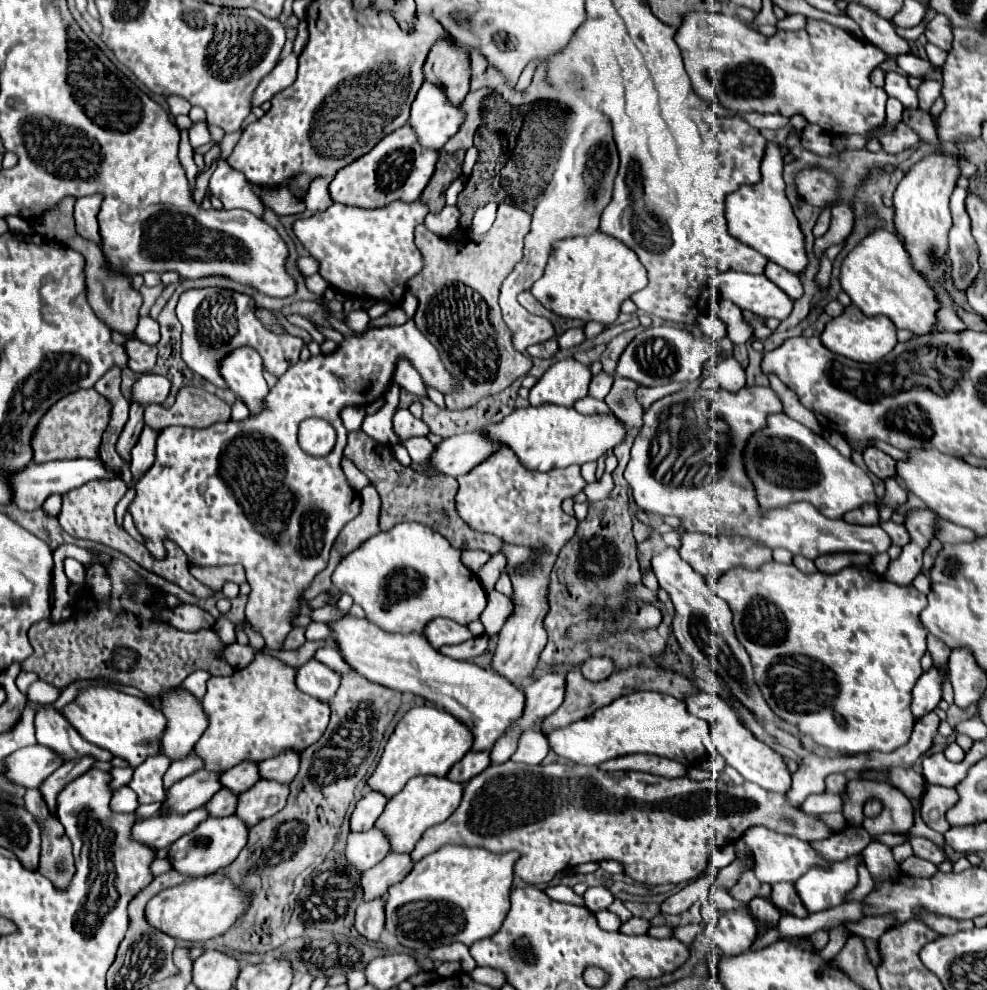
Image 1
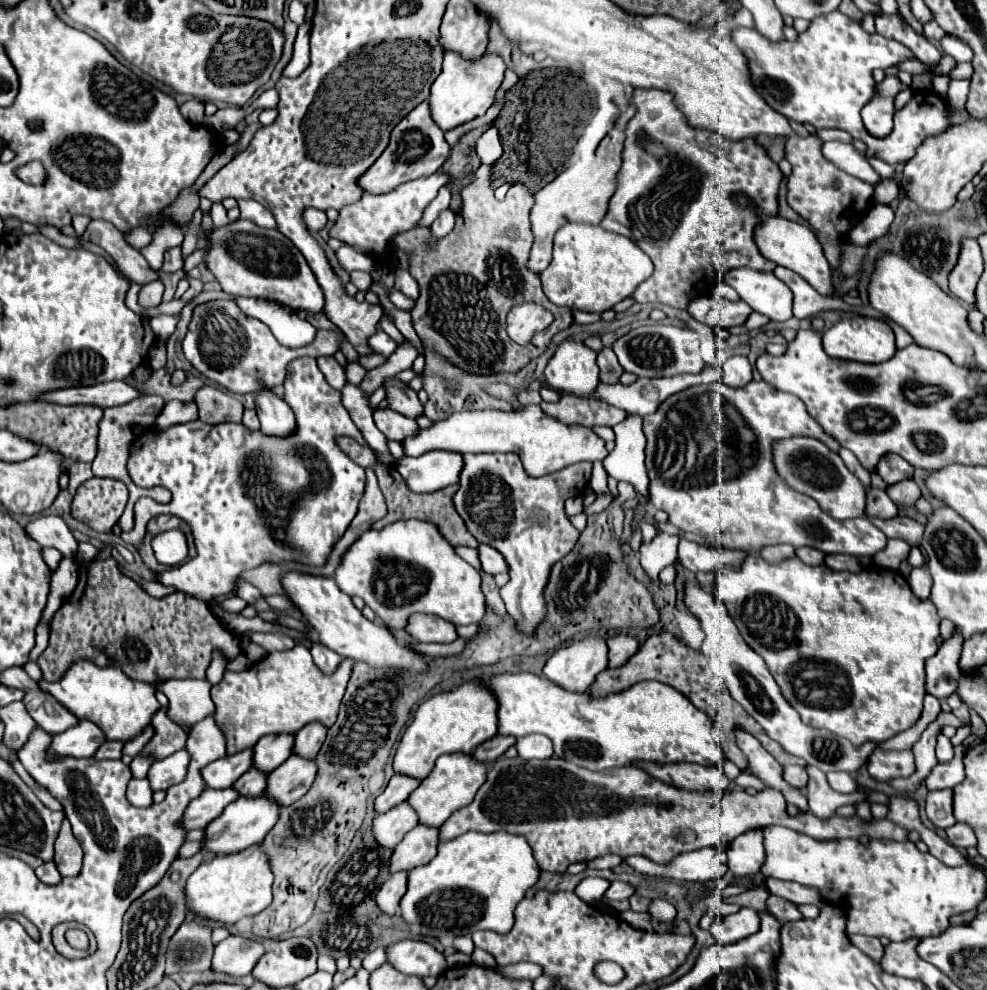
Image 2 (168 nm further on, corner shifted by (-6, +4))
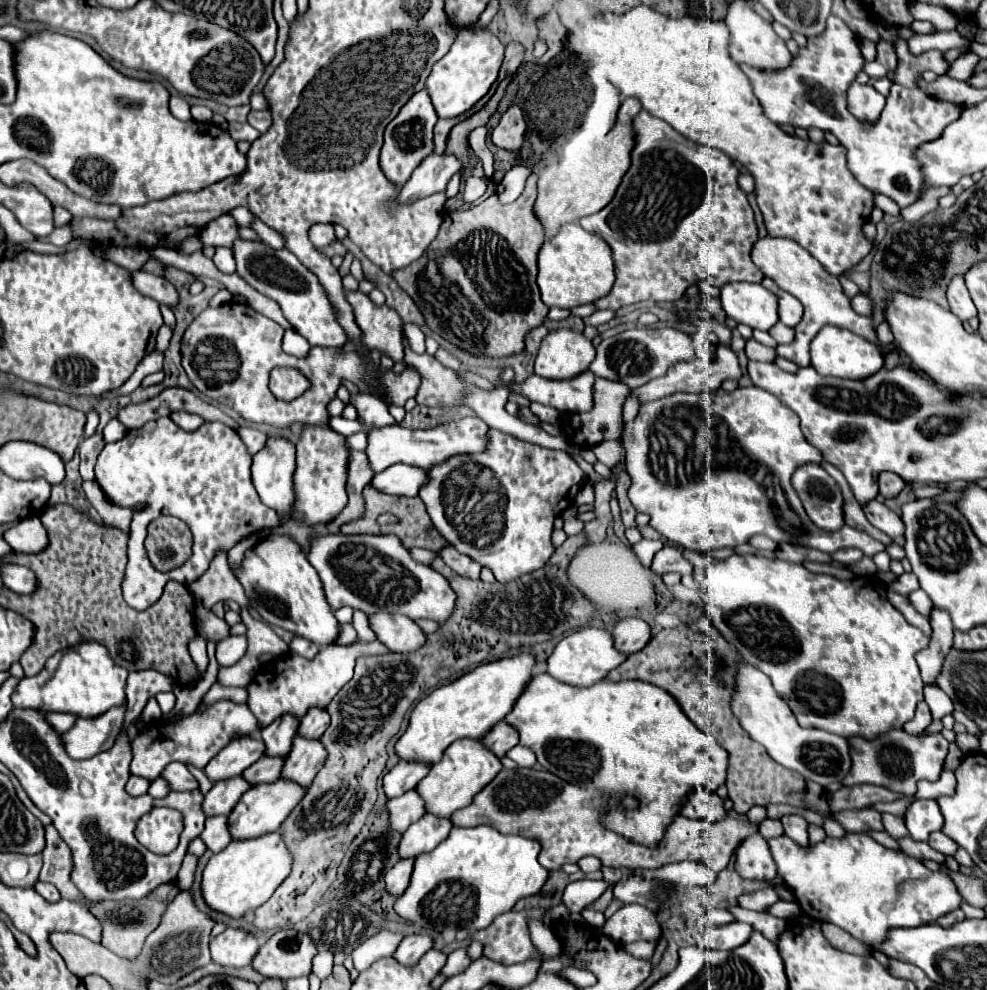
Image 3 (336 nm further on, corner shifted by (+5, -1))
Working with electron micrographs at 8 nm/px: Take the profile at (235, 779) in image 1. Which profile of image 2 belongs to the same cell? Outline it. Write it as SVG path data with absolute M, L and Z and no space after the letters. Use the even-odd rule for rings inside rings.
M262 736L256 746L254 746L254 768L268 774L272 770L276 770L276 766L280 766L292 750L292 736Z

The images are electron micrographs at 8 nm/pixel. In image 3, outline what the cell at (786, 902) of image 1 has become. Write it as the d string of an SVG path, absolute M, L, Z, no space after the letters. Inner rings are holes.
M731 907L729 909L737 921L743 921L743 923L749 923L755 931L767 935L769 941L777 943L779 935L787 929L787 921L785 919L779 919L779 917L773 917L769 913L759 913L759 911L743 911L741 907Z

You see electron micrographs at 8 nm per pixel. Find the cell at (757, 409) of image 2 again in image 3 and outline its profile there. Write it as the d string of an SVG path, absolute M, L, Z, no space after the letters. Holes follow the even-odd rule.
M751 385L739 387L731 393L723 389L703 395L675 393L641 405L639 415L625 425L623 435L627 449L625 471L631 477L627 495L633 507L651 517L649 523L653 529L687 549L709 553L723 547L737 547L759 533L777 543L799 543L829 555L845 547L857 547L867 557L873 557L887 549L881 541L863 535L863 531L859 533L853 527L843 525L835 533L825 533L807 519L807 513L791 485L791 475L795 473L795 467L821 463L823 457L807 439L803 439L799 417L775 395L763 389Z

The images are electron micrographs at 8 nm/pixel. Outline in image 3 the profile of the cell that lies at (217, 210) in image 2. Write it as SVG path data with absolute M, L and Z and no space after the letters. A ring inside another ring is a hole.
M223 215L215 221L211 221L203 233L201 241L205 247L233 247L233 243L239 239L239 225L231 215Z

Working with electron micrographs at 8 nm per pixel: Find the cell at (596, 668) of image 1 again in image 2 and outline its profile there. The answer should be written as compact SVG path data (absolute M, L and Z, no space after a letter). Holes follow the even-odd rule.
M632 636L608 638L608 668L620 668L636 650L638 642Z

